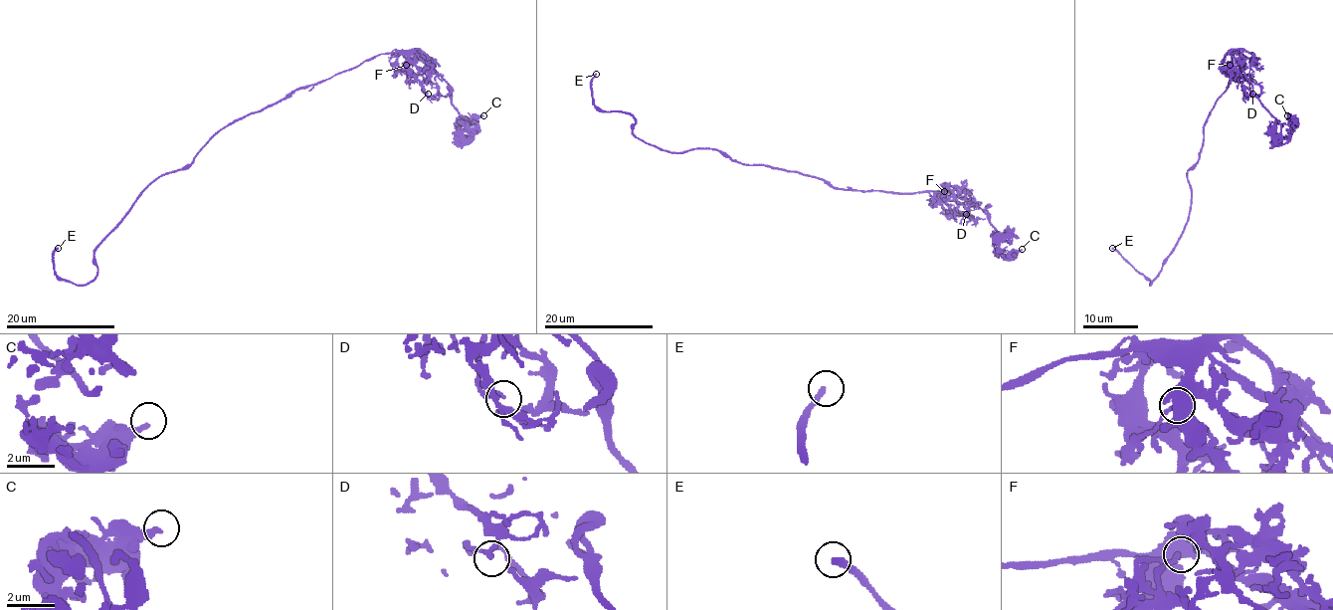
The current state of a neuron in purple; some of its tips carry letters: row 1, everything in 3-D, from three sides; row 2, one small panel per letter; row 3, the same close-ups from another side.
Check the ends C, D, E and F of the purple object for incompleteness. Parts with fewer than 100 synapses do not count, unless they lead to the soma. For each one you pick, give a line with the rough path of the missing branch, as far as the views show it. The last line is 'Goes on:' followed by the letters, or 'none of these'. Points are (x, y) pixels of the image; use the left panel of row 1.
E: course (58, 248), (83, 236), (89, 229), (89, 223), (80, 223), (76, 219)
Goes on: E

